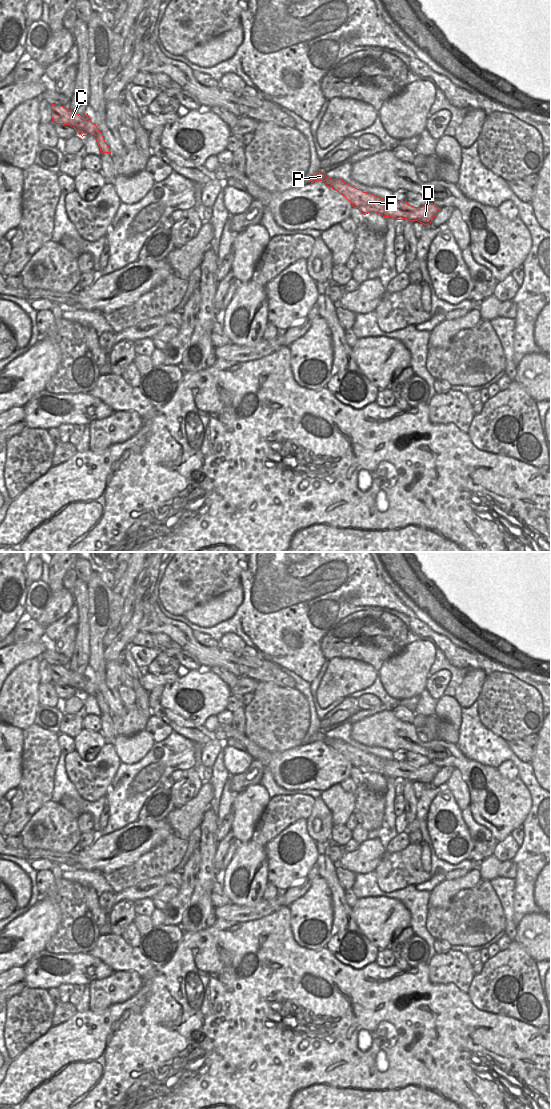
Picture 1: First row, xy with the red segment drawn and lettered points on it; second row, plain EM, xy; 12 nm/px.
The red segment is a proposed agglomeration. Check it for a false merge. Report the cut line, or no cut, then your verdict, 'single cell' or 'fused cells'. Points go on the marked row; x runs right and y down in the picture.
no cut; single cell

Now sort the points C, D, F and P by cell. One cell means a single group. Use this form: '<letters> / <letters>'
C D F P

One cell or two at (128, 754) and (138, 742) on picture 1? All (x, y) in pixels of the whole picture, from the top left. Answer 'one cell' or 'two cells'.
one cell

